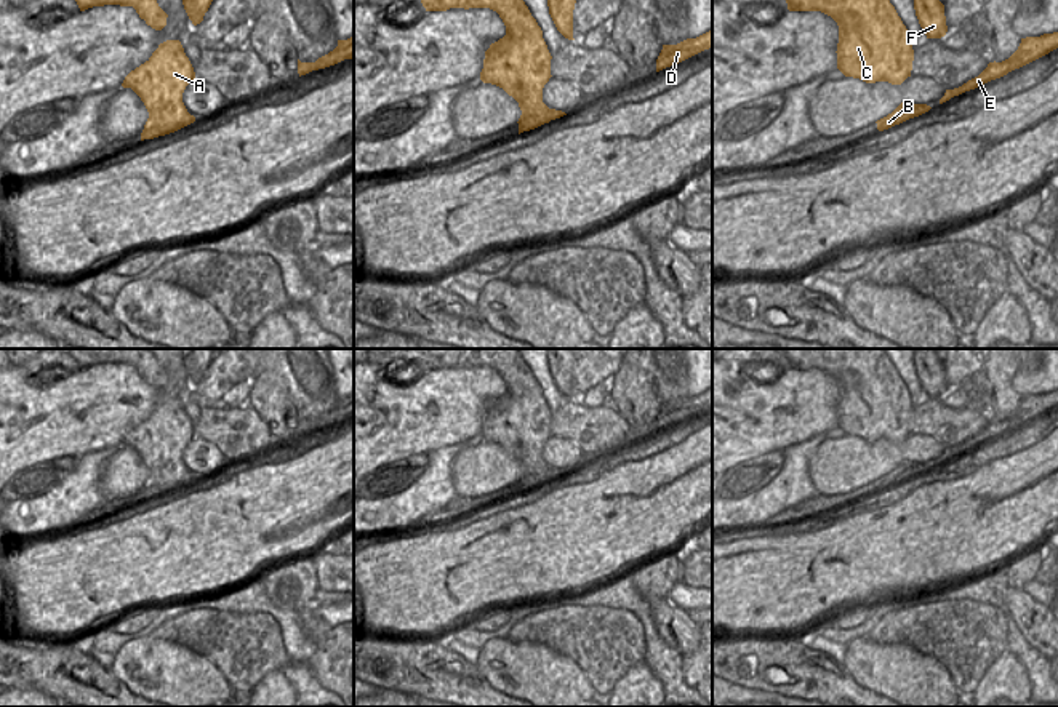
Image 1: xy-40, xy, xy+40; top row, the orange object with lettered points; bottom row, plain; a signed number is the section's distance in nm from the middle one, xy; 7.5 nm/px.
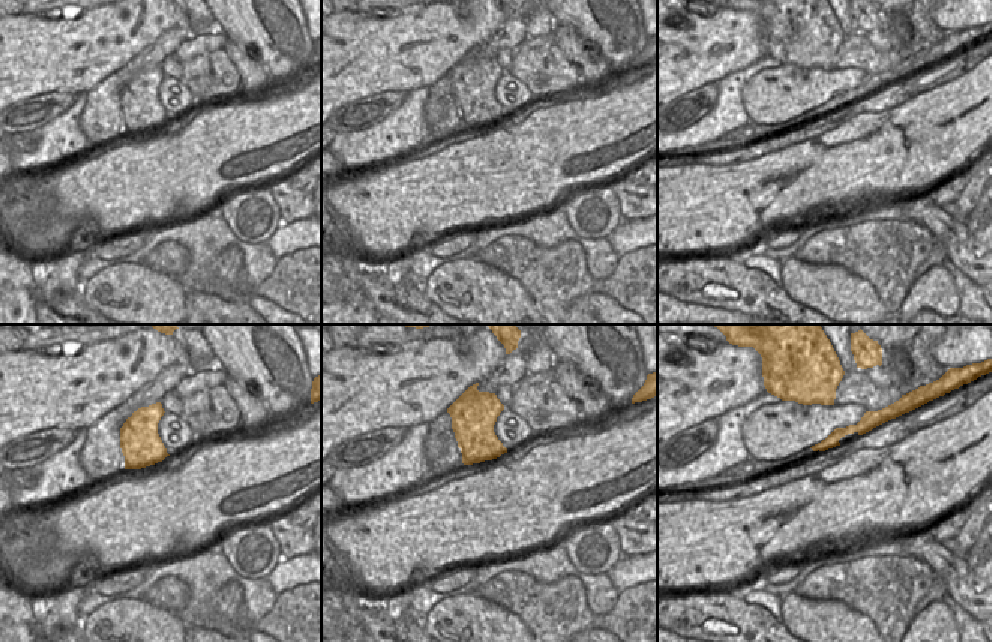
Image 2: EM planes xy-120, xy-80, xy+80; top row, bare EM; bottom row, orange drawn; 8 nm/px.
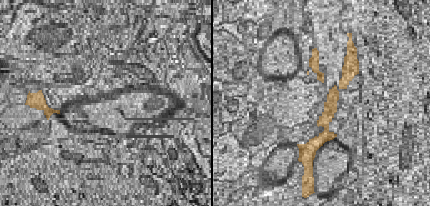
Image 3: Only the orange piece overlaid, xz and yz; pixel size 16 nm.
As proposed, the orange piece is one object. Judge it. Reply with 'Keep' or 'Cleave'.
Cleave.

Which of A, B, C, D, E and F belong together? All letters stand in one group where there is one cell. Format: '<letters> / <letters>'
A C / B D E F

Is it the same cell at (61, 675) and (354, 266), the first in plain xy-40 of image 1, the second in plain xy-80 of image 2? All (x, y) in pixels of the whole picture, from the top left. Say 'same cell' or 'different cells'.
different cells

